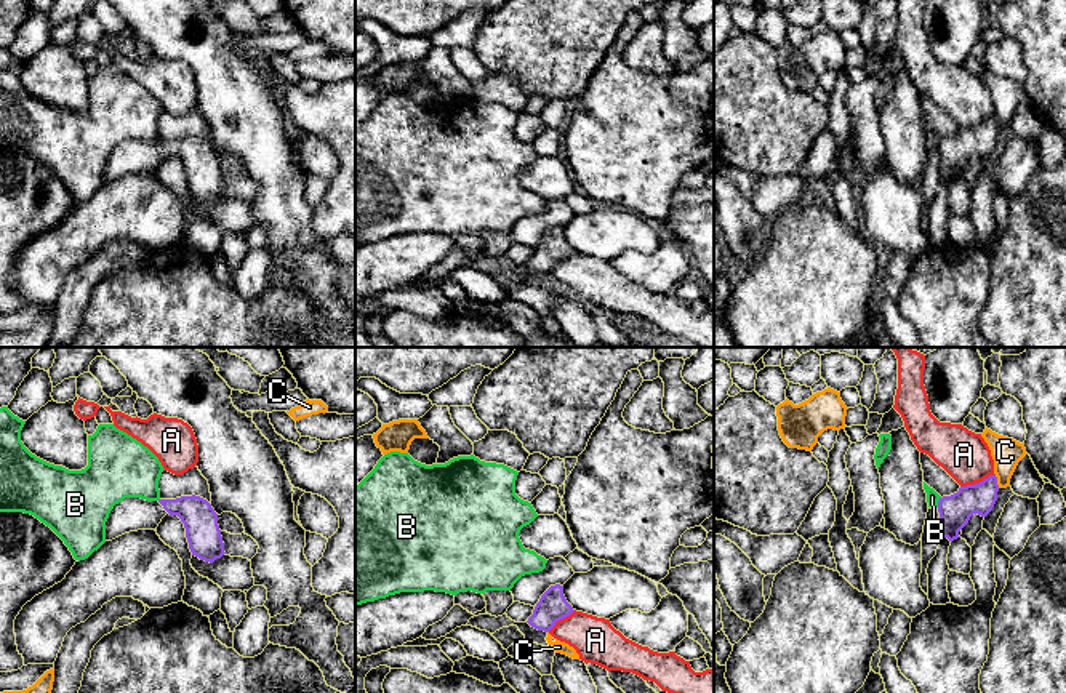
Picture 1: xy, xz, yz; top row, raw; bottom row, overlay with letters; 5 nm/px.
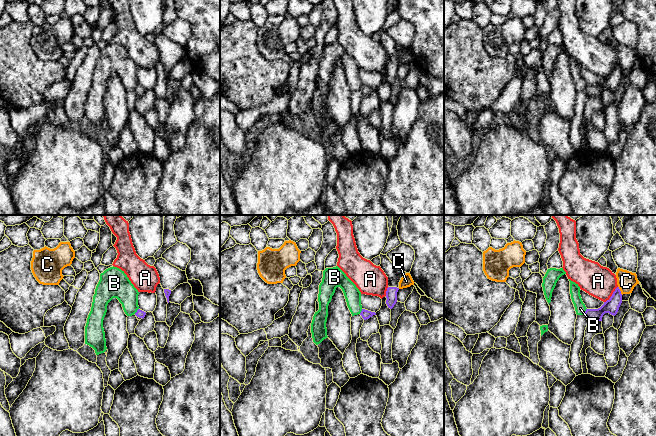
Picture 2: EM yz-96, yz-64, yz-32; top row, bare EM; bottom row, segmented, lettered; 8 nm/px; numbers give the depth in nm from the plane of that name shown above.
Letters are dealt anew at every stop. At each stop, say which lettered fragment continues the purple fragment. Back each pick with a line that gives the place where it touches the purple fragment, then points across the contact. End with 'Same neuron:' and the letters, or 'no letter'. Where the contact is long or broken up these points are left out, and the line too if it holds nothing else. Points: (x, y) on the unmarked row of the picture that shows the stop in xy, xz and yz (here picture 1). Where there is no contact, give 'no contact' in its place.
Same neuron: no letter

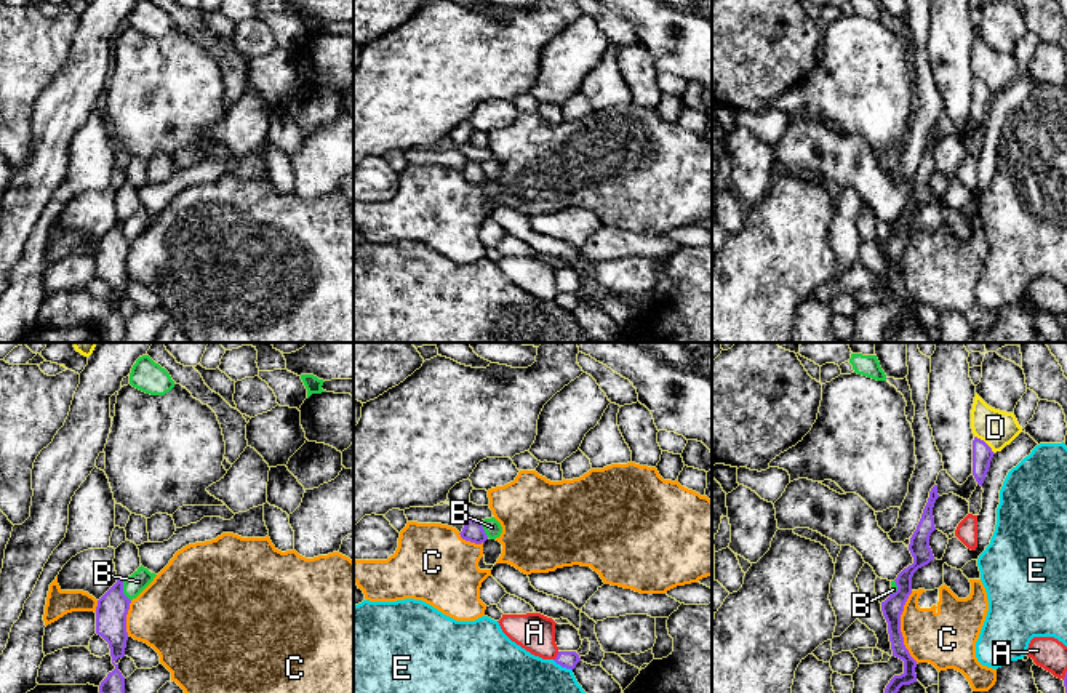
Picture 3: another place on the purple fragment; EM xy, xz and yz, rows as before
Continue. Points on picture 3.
Same neuron: no letter

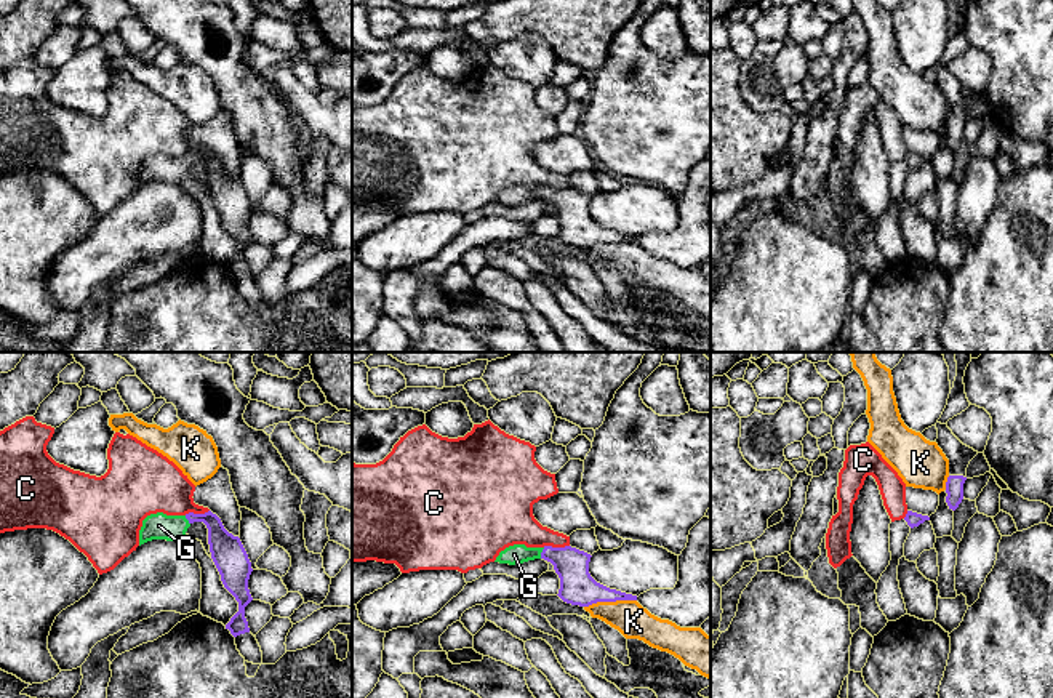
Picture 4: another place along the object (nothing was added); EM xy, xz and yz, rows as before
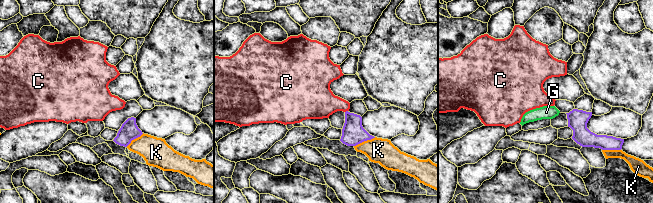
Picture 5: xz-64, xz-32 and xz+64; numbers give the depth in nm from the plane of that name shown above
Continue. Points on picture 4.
G: meets purple in xz at (541, 194); runs through xz (576, 228), (552, 196), (541, 194), (514, 196)
Same neuron: G

